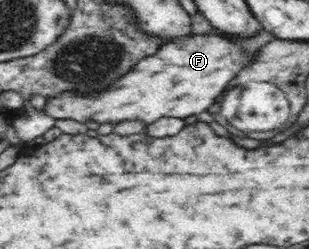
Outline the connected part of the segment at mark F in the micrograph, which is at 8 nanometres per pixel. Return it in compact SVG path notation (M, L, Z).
M187 34L175 38L160 47L155 55L143 59L133 73L125 75L113 91L105 91L101 99L65 99L49 101L47 113L55 119L95 119L103 121L123 121L123 119L143 119L153 123L161 117L189 117L207 111L231 86L231 81L257 61L256 53L247 53L239 42L241 38L223 35Z

